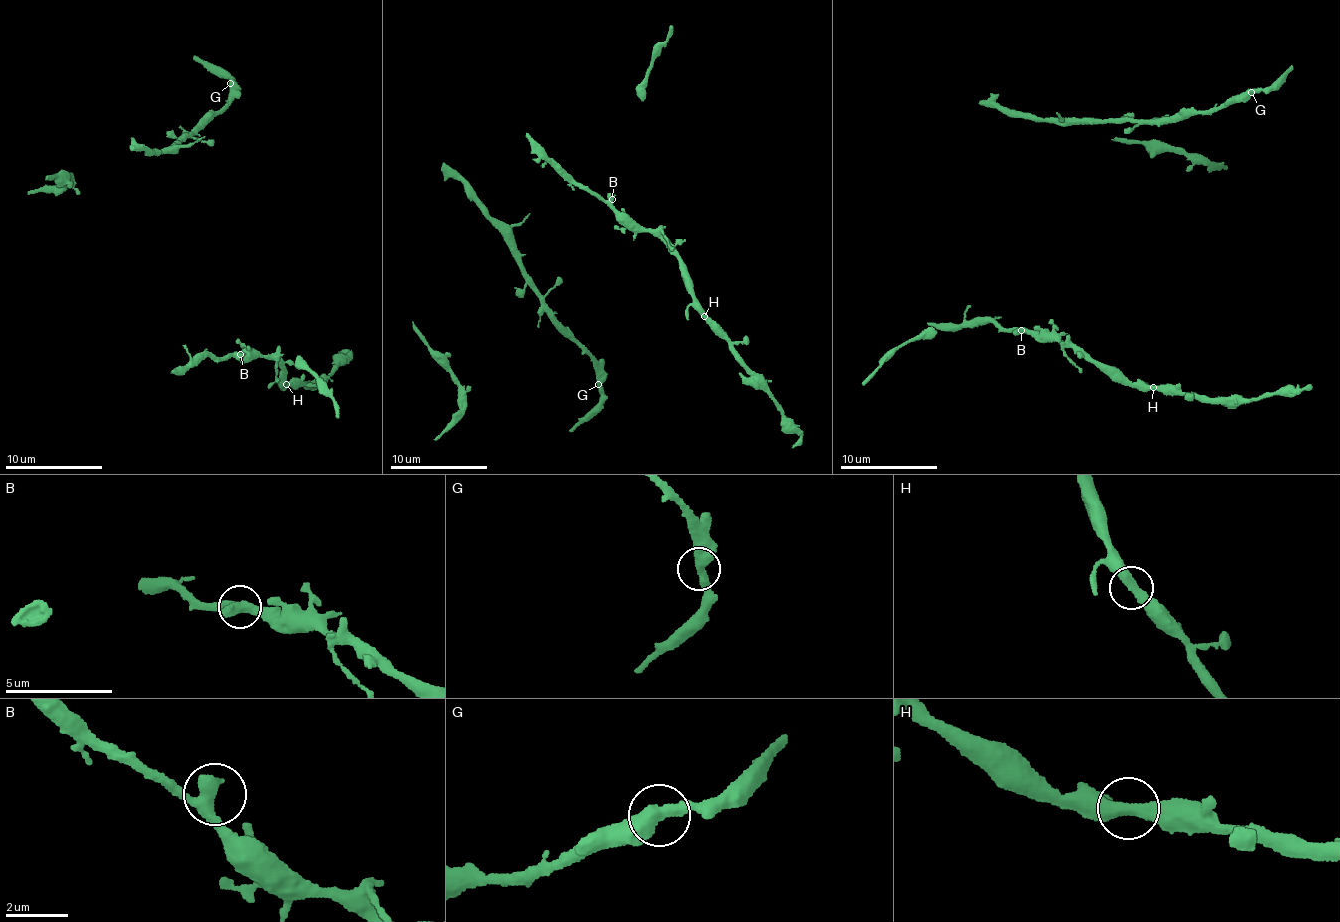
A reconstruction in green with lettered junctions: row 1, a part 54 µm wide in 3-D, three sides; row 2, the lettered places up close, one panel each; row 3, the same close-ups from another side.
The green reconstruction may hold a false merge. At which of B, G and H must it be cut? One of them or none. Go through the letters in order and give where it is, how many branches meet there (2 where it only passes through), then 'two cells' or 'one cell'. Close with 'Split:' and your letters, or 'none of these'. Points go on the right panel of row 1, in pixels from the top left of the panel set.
B: (1021, 330) | 2 | one cell
G: (1251, 92) | 2 | one cell
H: (1153, 387) | 2 | one cell
Split: none of these

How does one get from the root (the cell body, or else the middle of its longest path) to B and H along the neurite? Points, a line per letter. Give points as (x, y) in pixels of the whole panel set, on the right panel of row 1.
B: (969, 304), (965, 315), (970, 321), (995, 323), (1003, 329), (1021, 330)
H: (969, 304), (965, 315), (970, 321), (1067, 341), (1094, 360), (1116, 367), (1131, 382), (1153, 387)

